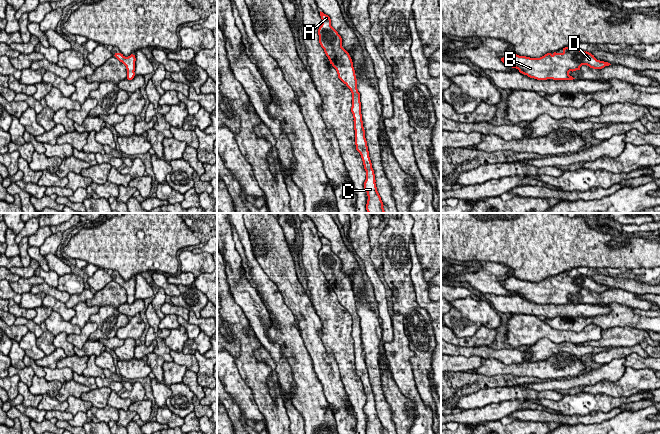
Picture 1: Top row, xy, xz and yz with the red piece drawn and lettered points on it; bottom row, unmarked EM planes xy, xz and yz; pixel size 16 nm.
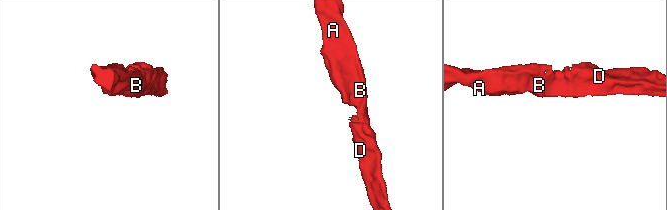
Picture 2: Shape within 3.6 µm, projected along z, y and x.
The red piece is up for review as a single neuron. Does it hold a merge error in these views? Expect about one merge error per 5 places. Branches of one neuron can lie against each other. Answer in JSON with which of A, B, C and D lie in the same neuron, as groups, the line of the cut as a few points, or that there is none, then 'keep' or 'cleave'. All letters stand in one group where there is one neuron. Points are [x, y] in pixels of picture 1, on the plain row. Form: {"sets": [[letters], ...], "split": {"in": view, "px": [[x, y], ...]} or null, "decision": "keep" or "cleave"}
{"sets": [["A", "B", "C", "D"]], "split": null, "decision": "keep"}

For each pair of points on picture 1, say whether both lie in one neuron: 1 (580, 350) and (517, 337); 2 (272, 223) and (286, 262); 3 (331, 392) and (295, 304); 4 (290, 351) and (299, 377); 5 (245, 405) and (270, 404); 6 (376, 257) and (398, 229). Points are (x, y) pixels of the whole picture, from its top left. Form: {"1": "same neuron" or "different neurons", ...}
{"1": "different neurons", "2": "same neuron", "3": "same neuron", "4": "same neuron", "5": "different neurons", "6": "different neurons"}

